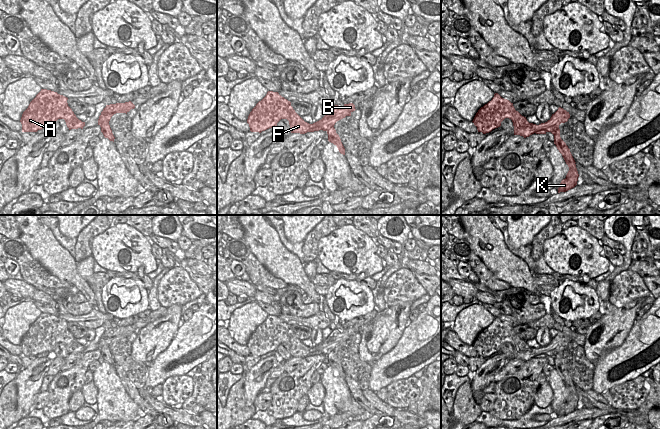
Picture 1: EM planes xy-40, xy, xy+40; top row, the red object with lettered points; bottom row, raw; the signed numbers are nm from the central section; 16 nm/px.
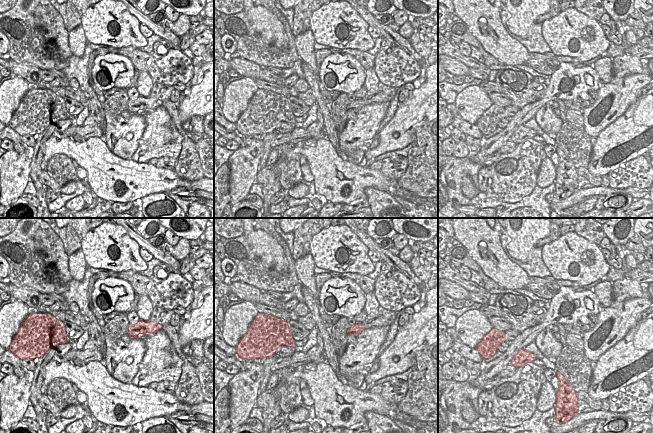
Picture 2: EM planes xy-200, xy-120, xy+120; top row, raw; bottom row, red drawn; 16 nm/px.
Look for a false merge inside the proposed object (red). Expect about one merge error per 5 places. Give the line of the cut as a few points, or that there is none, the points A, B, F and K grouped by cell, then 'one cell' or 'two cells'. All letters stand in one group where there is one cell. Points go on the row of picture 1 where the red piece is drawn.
cut in xy along (333, 126), (329, 130), (329, 141); A B F / K; two cells

